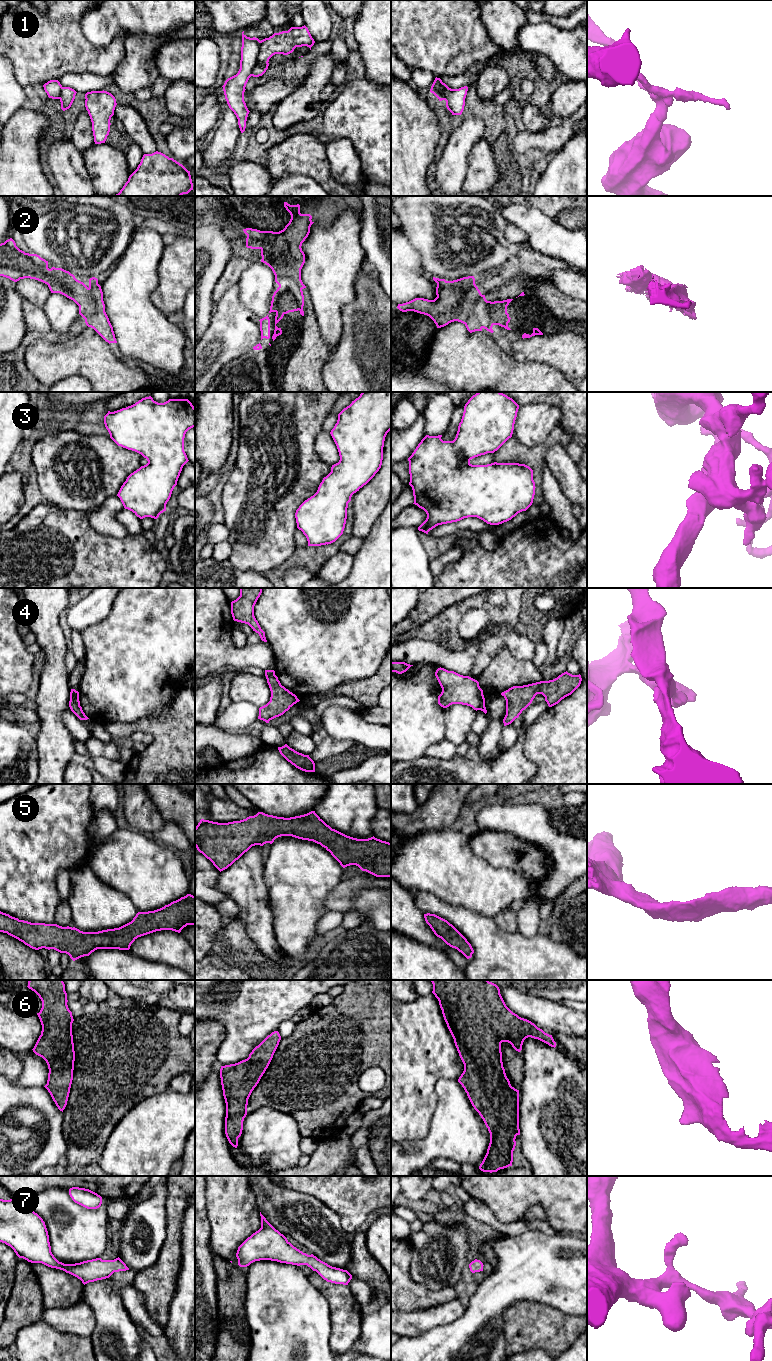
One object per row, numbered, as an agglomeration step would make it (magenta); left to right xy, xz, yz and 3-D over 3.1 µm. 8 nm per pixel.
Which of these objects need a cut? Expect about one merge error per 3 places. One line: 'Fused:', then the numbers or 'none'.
Fused: 1, 4

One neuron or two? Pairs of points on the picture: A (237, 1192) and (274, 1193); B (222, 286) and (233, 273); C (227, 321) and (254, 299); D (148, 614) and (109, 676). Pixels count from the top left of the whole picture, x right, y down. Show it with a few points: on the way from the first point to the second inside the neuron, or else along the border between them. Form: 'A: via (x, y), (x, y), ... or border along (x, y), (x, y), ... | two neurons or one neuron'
A: border along (250, 1186), (260, 1211) | two neurons
B: via (224, 283), (230, 276) | one neuron
C: border along (237, 284), (240, 301), (259, 319) | two neurons
D: via (148, 629), (148, 637), (124, 661) | one neuron

